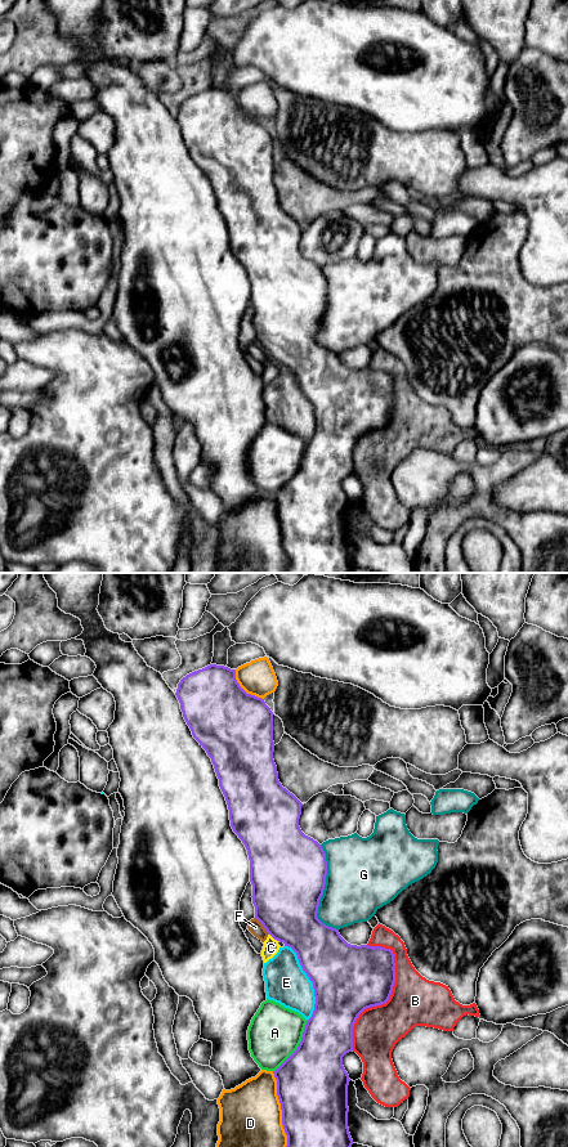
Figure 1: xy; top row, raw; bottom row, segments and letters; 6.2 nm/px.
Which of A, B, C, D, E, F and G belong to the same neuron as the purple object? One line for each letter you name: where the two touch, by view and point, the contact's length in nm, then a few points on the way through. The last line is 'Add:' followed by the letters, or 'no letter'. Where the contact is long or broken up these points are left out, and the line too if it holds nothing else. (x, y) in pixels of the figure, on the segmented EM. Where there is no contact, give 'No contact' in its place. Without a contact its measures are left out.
Add: no letter

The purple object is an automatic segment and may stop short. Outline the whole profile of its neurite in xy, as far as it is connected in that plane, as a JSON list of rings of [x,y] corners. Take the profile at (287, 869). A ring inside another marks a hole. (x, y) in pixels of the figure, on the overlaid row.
[[[216,664],[183,677],[175,695],[193,738],[211,758],[228,805],[231,826],[247,850],[255,918],[268,935],[296,953],[303,971],[313,982],[316,1004],[301,1041],[298,1049],[273,1071],[282,1110],[282,1125],[287,1135],[286,1147],[352,1147],[353,1139],[348,1128],[350,1079],[343,1066],[343,1057],[353,1050],[353,1026],[358,1016],[367,1008],[385,1004],[392,995],[395,982],[393,950],[350,945],[340,936],[339,929],[323,924],[317,918],[327,875],[326,853],[317,841],[301,832],[299,819],[303,803],[278,780],[273,760],[273,712],[264,699],[247,694],[240,686],[236,669]]]

